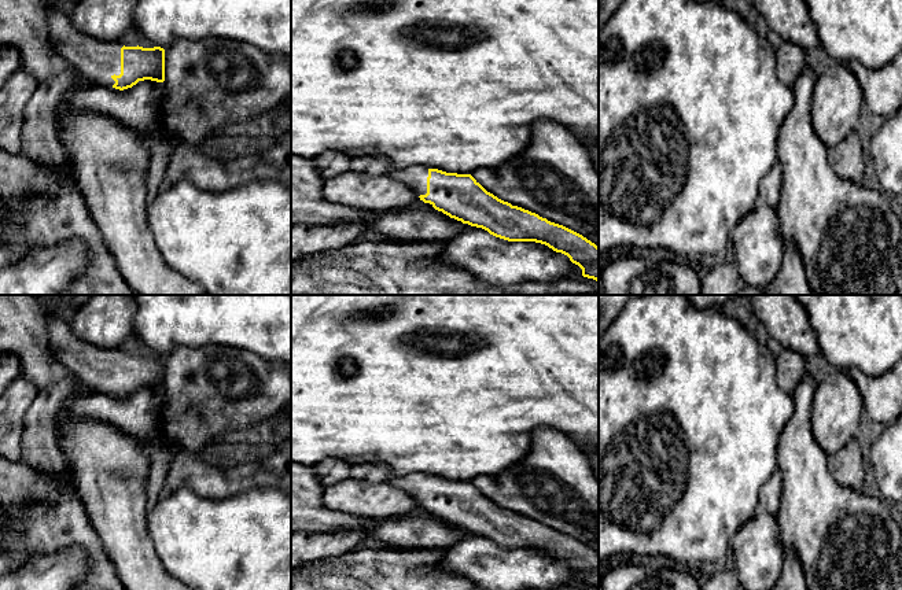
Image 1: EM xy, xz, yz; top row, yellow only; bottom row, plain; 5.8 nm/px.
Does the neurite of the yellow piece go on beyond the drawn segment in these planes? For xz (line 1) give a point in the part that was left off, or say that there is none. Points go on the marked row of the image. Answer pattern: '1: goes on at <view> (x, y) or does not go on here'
1: goes on at xz (308, 205)

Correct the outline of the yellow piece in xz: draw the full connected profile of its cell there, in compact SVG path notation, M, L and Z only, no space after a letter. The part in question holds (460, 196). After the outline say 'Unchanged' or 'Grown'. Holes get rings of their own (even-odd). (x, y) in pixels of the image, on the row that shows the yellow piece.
M291 155L291 225L329 225L347 221L361 221L367 229L379 232L386 241L438 241L443 243L459 233L464 224L482 228L490 235L508 241L535 241L562 252L582 269L582 276L599 283L599 247L582 235L535 213L512 206L487 192L471 174L446 173L438 169L412 166L390 169L389 176L419 193L420 200L430 203L432 211L367 211L328 202L323 196L323 178L313 159Z. Grown

